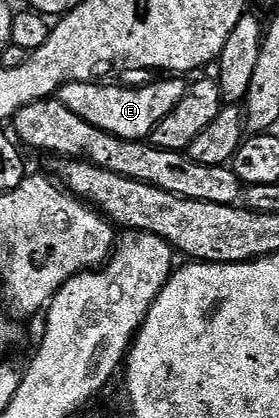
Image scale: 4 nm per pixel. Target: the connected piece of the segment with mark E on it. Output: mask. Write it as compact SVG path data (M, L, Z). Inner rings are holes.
M163 76L160 82L151 82L148 86L107 86L111 84L104 84L102 81L98 82L70 82L69 84L65 84L58 92L59 101L65 104L65 108L69 108L73 112L77 112L77 116L81 116L81 120L89 120L89 124L93 124L93 128L101 128L101 132L109 132L113 136L121 136L125 140L133 140L134 142L140 140L150 139L151 133L153 132L153 128L157 125L161 120L165 120L165 116L169 116L169 112L173 112L173 108L177 108L177 104L181 104L181 100L187 95L187 91L189 89L188 83L182 77L179 76Z

